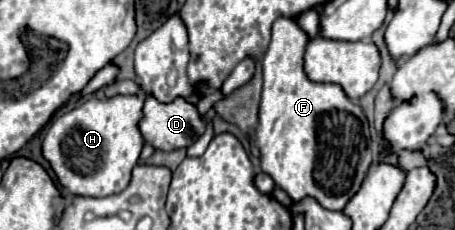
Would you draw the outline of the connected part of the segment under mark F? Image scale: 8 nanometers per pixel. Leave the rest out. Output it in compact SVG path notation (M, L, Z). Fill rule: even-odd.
M279 17L273 23L271 43L263 55L263 93L259 107L259 125L255 133L257 147L261 151L261 171L271 175L273 181L285 189L293 201L309 195L315 197L325 209L341 211L343 205L357 193L367 167L373 161L369 123L363 109L347 99L339 85L315 83L305 75L303 53L307 43L309 35L301 29L297 17Z

